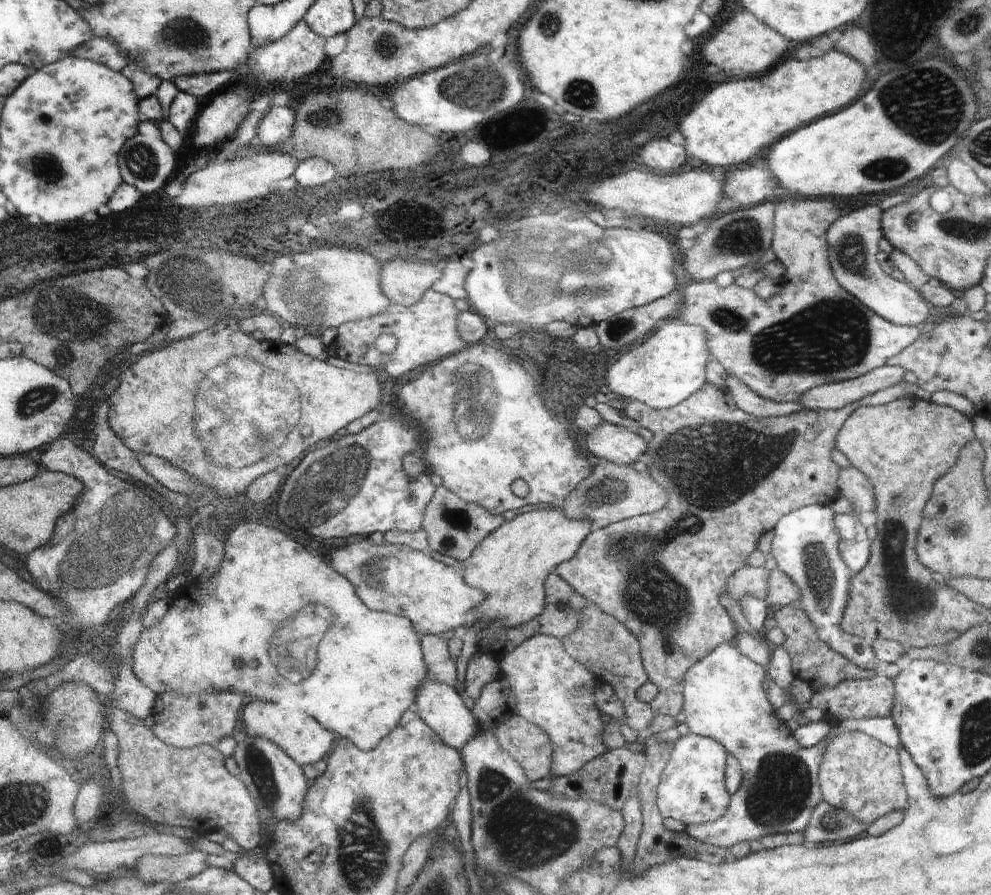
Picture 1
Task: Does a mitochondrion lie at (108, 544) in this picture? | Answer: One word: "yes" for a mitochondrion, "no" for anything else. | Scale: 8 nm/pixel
yes

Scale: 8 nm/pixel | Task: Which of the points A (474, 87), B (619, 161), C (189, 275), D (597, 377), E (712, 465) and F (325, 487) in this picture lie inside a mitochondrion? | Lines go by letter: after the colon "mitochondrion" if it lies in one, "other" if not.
A: mitochondrion
B: other
C: mitochondrion
D: other
E: mitochondrion
F: mitochondrion

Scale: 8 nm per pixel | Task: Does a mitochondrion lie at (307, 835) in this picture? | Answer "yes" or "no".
no

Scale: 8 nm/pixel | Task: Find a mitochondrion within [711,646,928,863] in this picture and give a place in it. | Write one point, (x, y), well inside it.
(780, 788)

